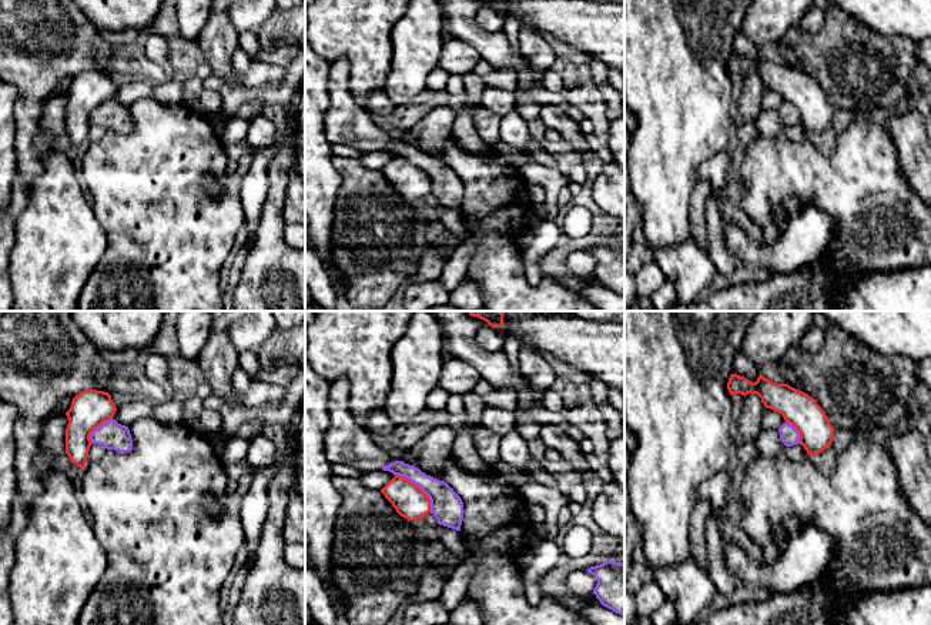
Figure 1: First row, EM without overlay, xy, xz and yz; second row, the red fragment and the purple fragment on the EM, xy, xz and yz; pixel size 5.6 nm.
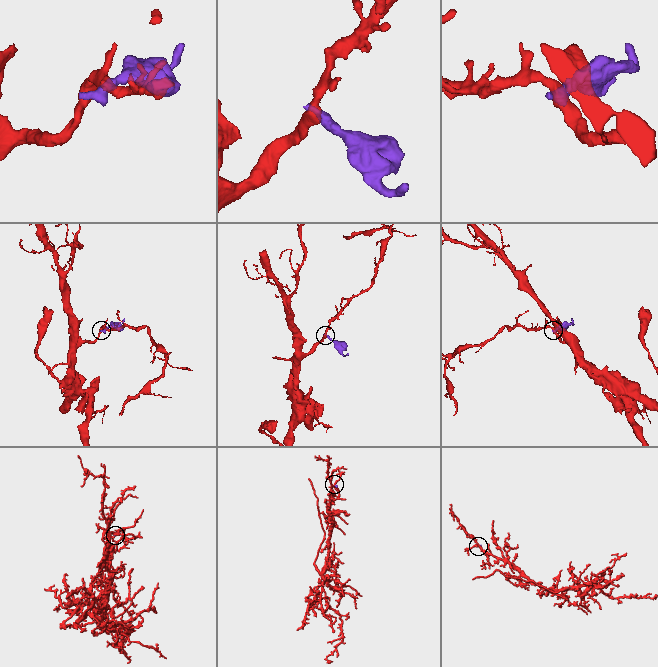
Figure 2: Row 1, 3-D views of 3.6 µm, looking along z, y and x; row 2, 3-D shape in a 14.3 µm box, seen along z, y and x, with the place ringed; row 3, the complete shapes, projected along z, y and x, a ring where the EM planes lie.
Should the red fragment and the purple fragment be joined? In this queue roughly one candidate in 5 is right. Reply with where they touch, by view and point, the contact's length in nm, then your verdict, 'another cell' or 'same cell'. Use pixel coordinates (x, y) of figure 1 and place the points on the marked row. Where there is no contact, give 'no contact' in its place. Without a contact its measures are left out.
xz (419, 488) | 300 nm | another cell

